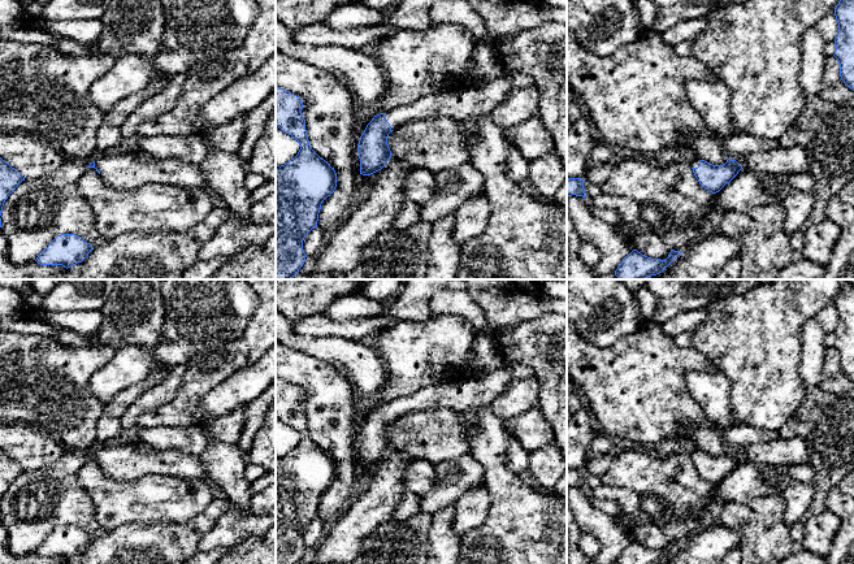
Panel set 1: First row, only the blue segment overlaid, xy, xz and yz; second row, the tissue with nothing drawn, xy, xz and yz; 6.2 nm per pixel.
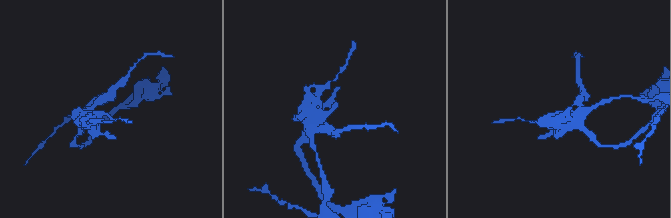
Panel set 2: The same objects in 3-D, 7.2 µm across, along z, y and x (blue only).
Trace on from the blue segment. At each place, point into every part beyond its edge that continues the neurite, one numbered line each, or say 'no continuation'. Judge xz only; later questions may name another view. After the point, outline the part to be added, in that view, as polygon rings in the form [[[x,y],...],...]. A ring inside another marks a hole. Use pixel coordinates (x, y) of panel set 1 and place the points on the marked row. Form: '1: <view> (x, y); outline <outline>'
1: xz (467, 104); outline [[[502,75],[481,88],[467,88],[425,96],[409,105],[386,112],[391,130],[406,123],[429,118],[450,118],[456,123],[487,114],[506,99],[513,88],[512,81]]]

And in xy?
1: xy (120, 170); outline [[[133,148],[122,153],[101,153],[95,160],[107,185],[113,188],[136,188],[146,183],[170,183],[205,188],[200,165],[178,159],[140,159]]]

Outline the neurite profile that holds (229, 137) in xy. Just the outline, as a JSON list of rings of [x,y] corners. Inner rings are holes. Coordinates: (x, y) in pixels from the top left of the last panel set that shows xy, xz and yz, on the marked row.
[[[235,117],[230,122],[209,129],[203,135],[207,148],[218,148],[225,152],[238,152],[244,136],[244,118]]]

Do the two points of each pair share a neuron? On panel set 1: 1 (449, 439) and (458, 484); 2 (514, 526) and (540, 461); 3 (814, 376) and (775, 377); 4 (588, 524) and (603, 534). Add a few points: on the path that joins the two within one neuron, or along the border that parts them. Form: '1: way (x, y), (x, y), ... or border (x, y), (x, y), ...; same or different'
1: border (469, 452), (445, 459), (436, 465); different
2: border (527, 476), (542, 489), (551, 491); different
3: border (801, 346), (800, 377), (807, 386); different
4: way (592, 524), (599, 530); same

